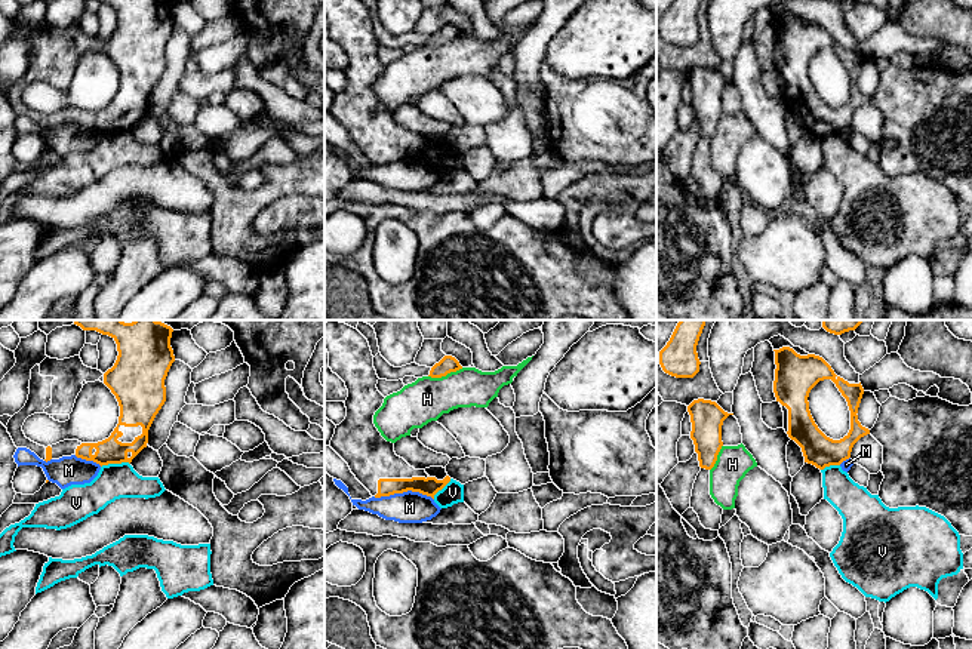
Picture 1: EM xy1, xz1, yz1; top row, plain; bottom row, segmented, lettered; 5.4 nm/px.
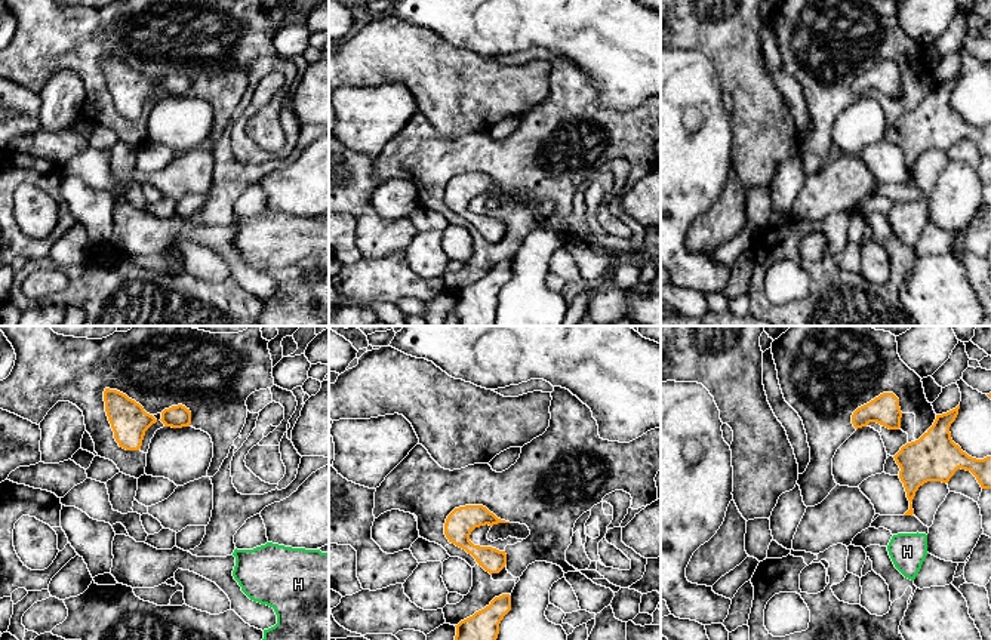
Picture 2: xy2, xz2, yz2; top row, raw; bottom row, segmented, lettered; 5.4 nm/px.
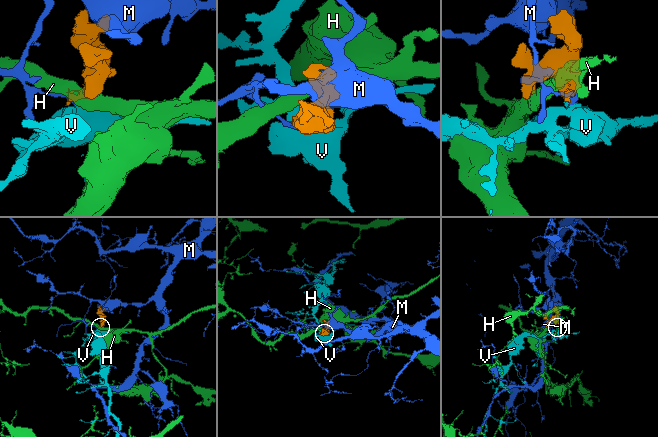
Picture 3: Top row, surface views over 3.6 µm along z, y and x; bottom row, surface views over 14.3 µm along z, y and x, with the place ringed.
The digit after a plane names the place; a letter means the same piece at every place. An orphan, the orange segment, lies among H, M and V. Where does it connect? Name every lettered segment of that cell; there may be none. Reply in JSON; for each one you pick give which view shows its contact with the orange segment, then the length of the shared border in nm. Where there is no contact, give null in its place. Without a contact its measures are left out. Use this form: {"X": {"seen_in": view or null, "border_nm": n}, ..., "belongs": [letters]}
{"belongs": []}

